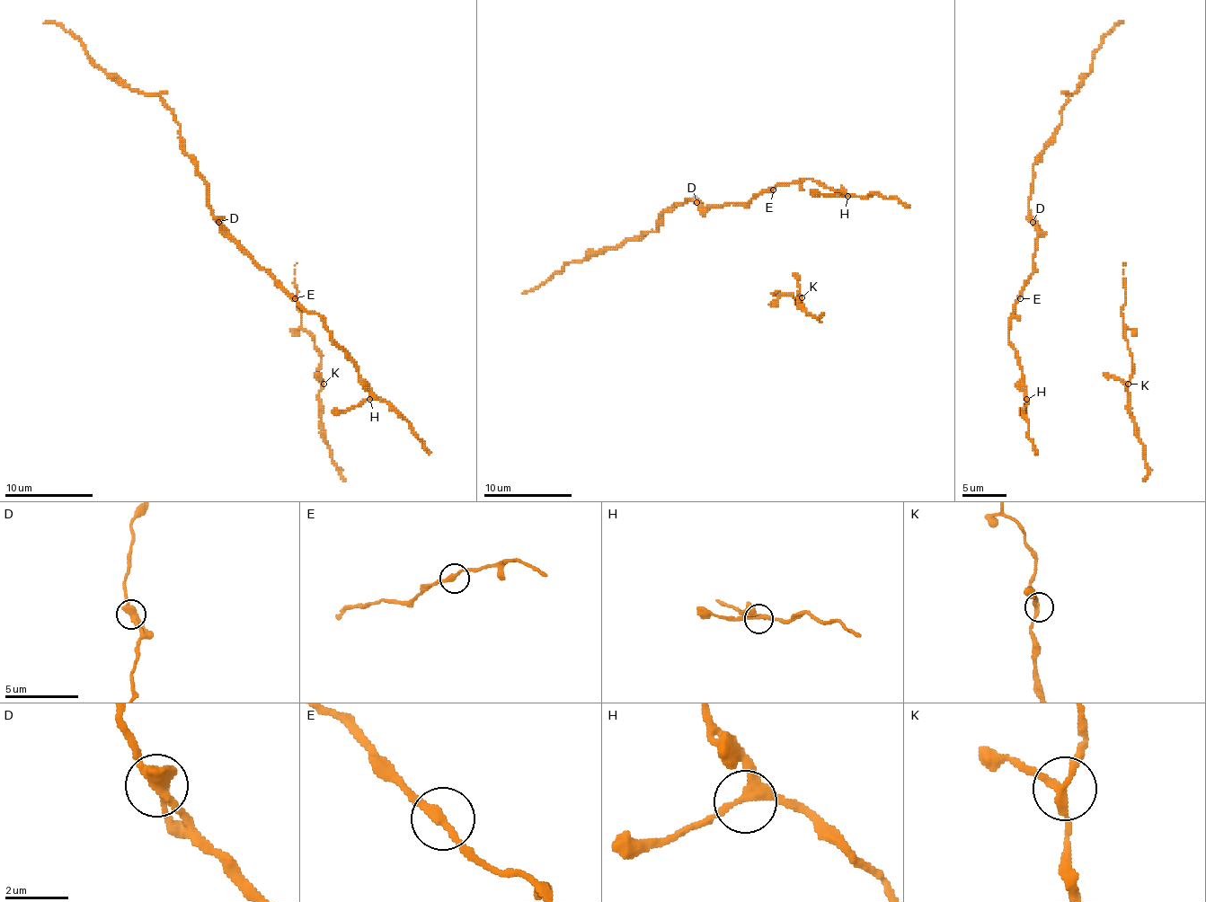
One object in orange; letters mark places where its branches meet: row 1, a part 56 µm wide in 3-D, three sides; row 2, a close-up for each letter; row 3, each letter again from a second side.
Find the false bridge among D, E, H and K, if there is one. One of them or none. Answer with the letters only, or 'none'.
none

